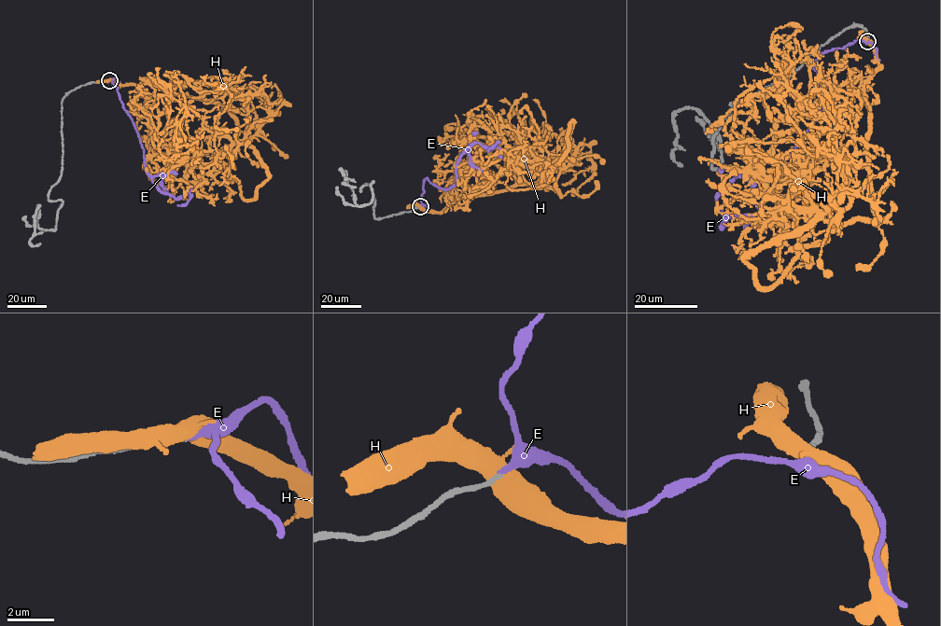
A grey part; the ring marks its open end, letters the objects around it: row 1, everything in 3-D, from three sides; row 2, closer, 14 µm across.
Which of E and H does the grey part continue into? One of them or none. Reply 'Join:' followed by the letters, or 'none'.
Join: E

